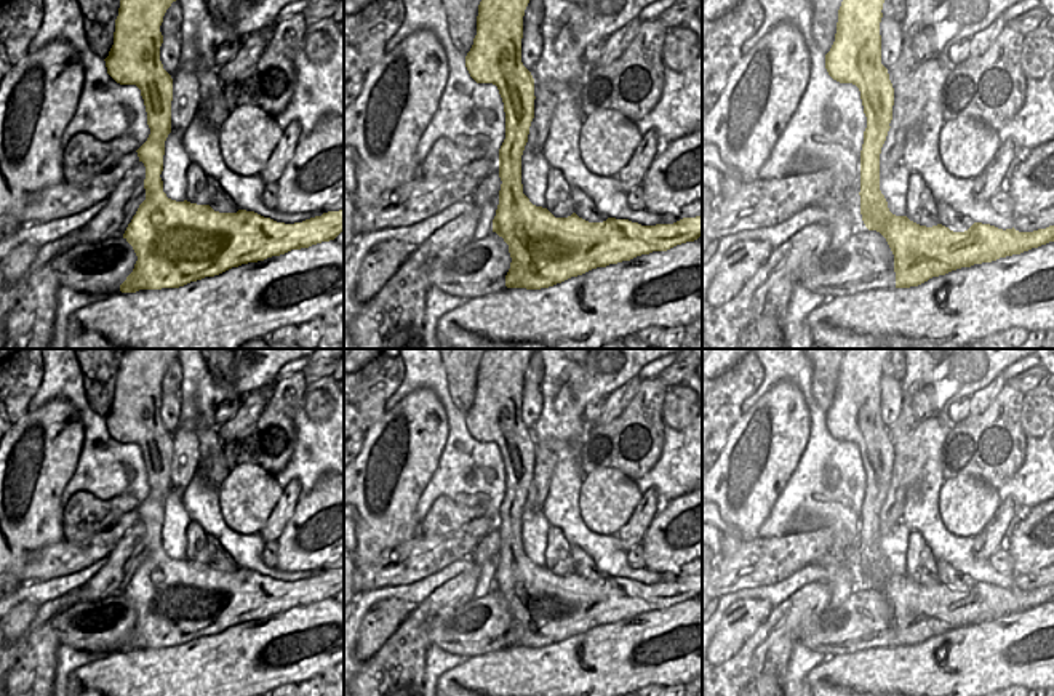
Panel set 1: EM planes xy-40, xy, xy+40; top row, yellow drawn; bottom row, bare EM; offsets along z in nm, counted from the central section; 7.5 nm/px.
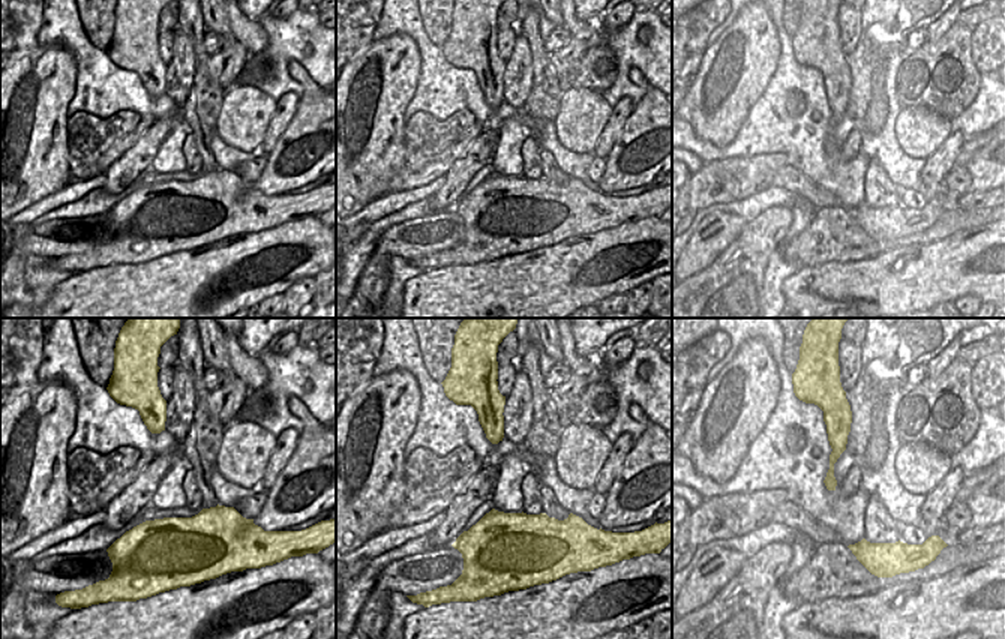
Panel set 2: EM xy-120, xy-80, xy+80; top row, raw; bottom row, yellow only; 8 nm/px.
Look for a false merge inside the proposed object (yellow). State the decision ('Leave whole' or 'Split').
Leave whole

